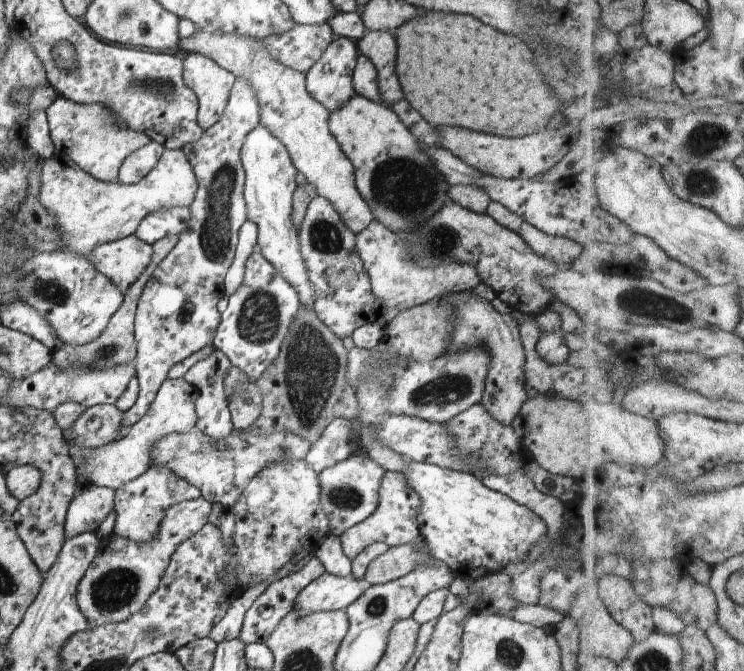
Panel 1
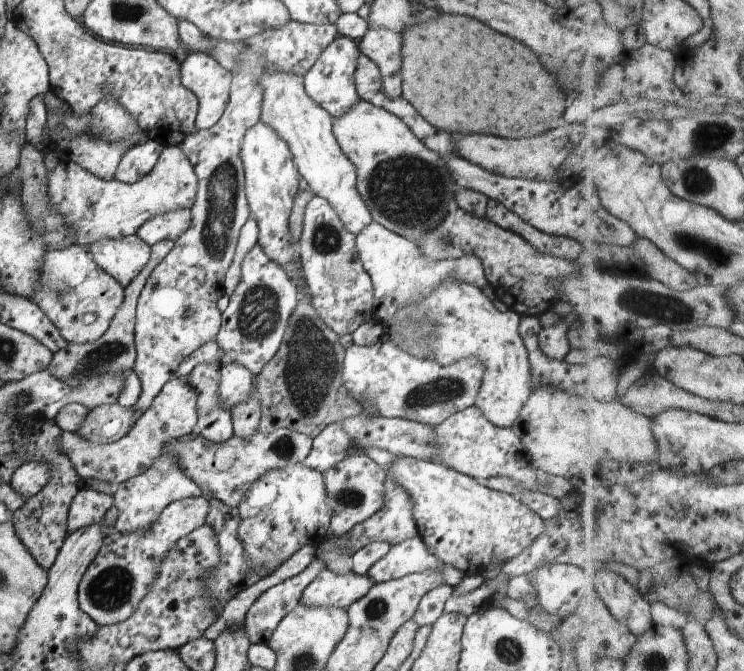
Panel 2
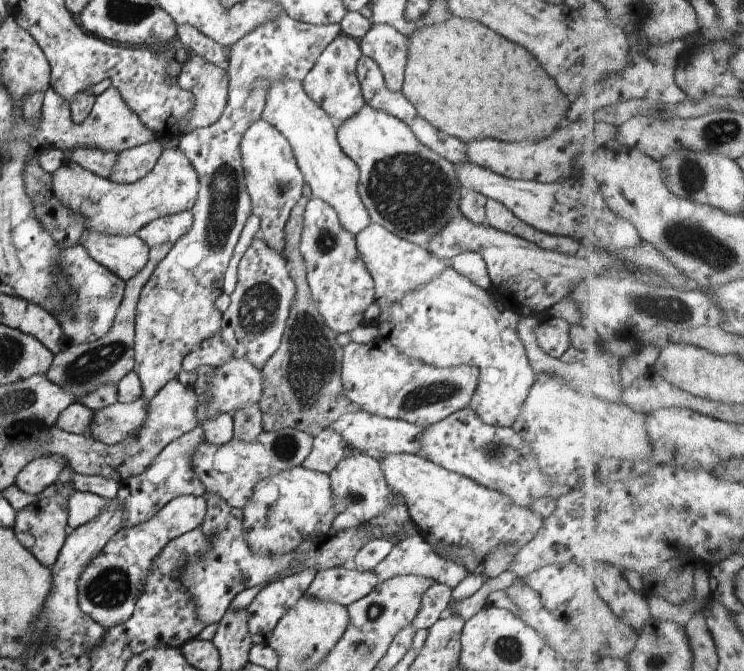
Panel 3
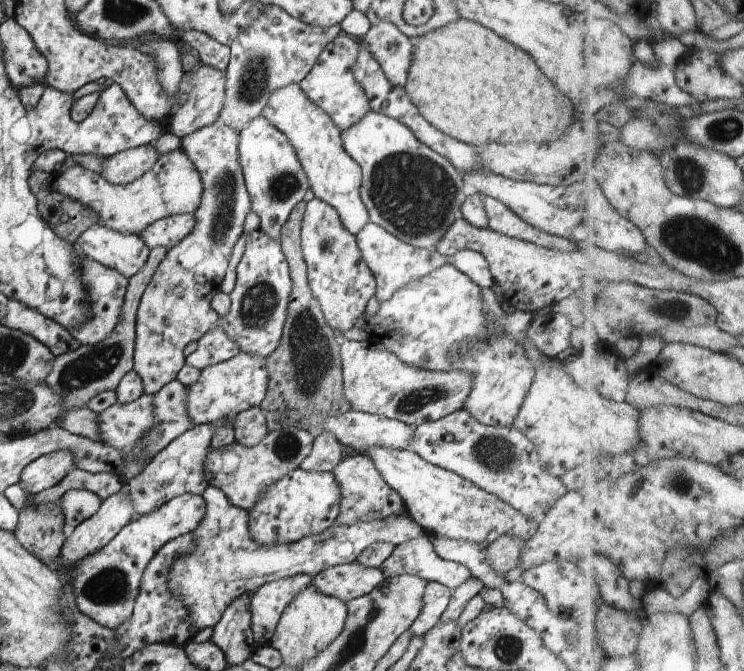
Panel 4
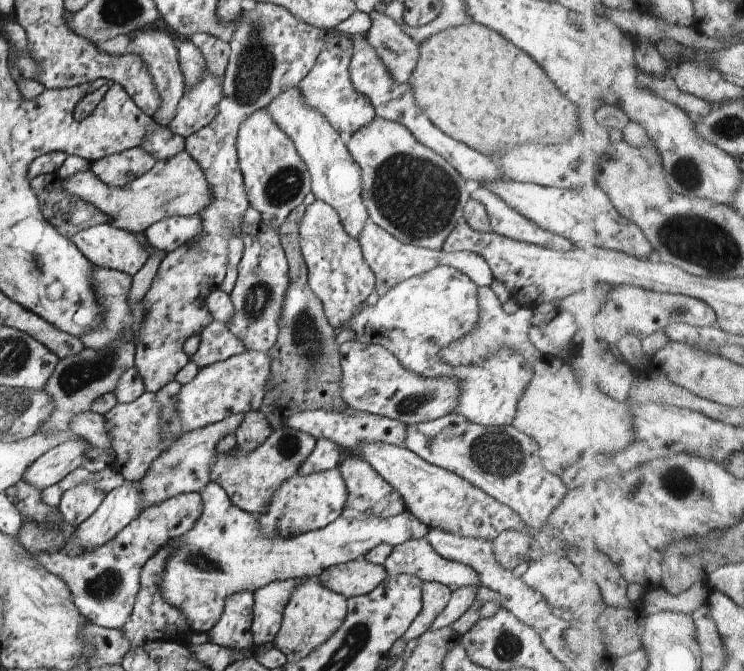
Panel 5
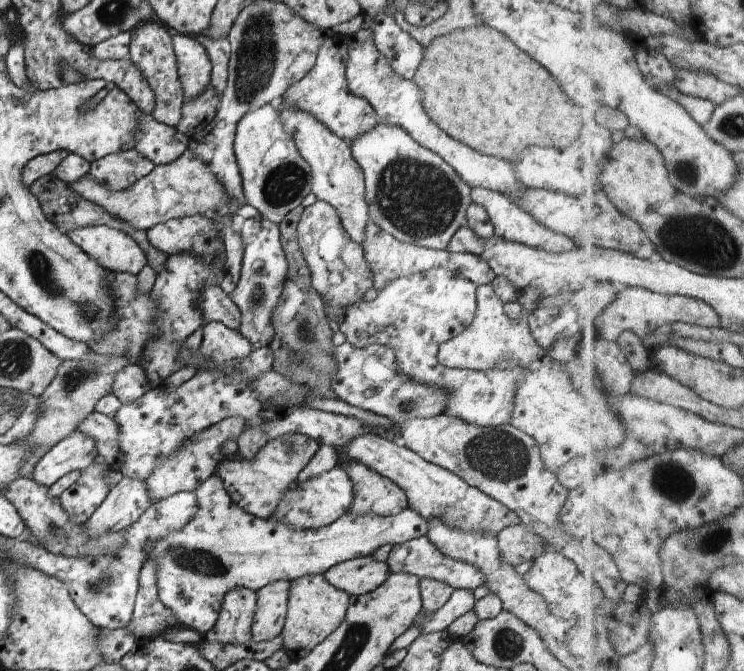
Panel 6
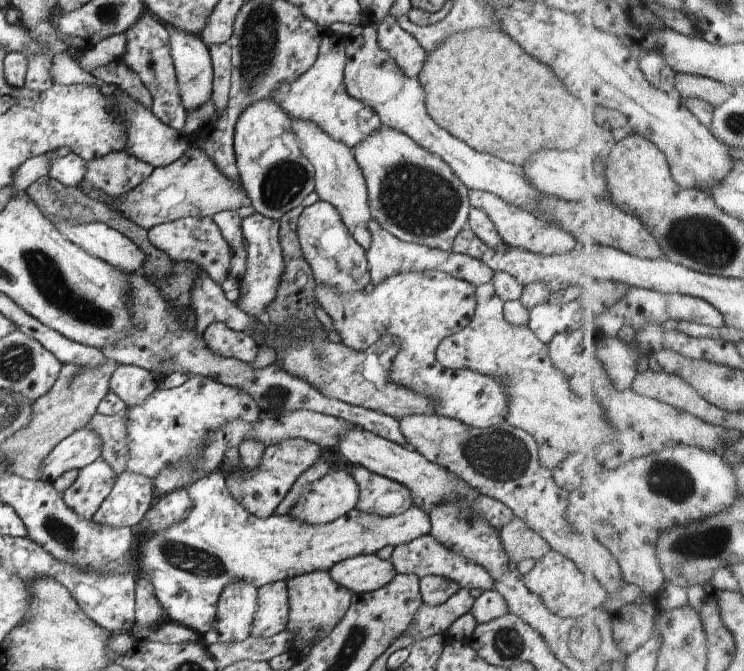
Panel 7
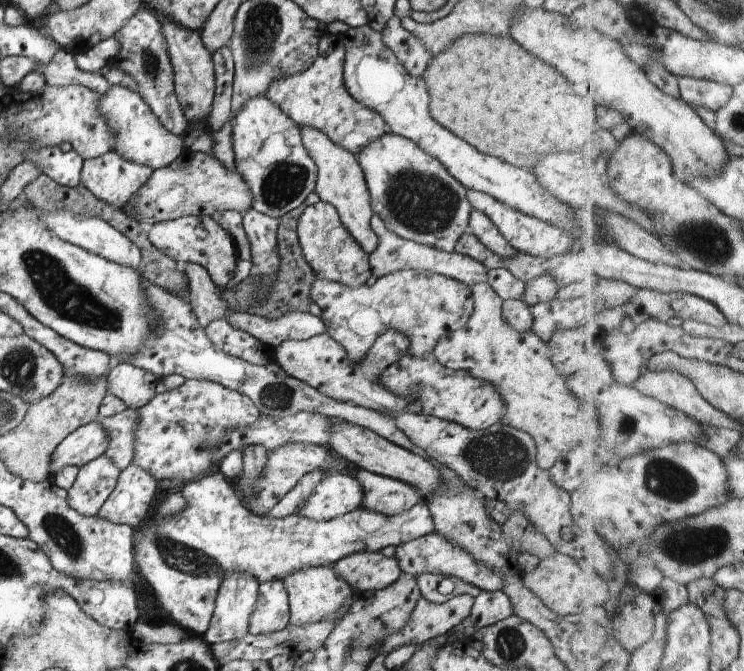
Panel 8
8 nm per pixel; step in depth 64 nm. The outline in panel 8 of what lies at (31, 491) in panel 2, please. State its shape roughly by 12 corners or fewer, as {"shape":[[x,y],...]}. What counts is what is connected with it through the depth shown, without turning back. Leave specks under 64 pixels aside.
{"shape":[[93,421],[56,446],[50,477],[105,455],[108,432]]}

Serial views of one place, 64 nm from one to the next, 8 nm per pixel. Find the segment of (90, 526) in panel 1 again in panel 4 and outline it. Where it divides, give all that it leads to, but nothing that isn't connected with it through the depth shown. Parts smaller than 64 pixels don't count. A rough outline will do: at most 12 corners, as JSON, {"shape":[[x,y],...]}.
{"shape":[[86,489],[61,496],[66,526],[94,516],[103,499]]}

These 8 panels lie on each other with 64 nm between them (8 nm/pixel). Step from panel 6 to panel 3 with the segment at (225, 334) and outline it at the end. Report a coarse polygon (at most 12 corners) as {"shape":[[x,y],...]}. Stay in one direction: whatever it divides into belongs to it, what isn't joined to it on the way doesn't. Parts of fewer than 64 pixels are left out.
{"shape":[[214,335],[184,357],[181,370],[221,367],[233,351]]}

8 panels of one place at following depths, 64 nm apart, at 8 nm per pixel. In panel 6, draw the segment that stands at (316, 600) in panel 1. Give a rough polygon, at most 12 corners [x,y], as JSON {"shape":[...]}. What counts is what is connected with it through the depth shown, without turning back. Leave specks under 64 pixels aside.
{"shape":[[367,555],[331,566],[322,576],[358,596],[378,588],[390,574]]}

